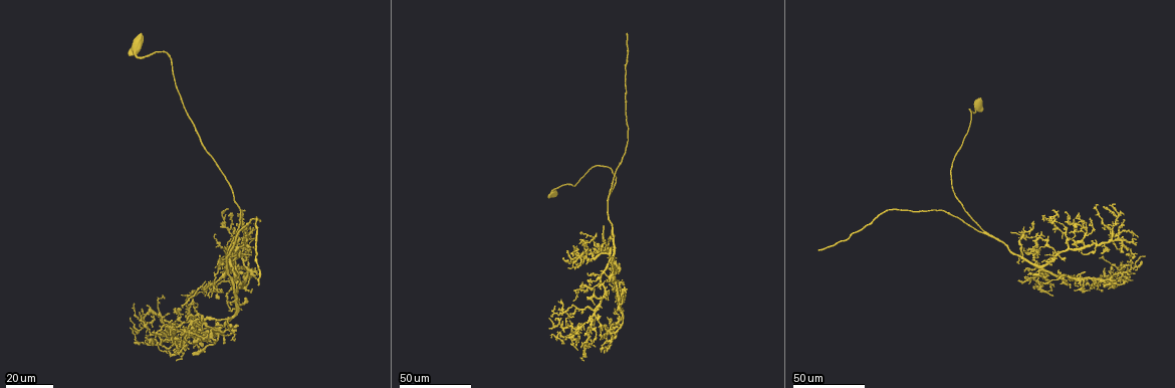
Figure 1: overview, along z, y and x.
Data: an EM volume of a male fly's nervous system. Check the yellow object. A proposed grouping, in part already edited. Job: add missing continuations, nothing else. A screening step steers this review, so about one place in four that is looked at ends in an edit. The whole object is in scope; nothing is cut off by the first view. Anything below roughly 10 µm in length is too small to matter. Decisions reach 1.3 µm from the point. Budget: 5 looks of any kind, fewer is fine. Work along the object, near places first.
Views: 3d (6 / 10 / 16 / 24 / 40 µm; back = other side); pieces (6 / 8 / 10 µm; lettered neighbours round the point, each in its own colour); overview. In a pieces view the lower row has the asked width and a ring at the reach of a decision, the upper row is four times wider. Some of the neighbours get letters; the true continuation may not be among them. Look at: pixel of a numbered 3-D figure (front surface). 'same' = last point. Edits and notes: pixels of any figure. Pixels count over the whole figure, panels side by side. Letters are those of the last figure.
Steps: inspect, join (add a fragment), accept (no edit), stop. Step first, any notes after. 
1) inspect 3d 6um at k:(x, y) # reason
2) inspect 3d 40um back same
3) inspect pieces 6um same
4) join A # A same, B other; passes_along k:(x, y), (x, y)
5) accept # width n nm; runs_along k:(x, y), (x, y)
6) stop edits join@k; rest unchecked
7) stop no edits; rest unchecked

inspect 3d 40um at 1:(259, 285) # long arm stops here

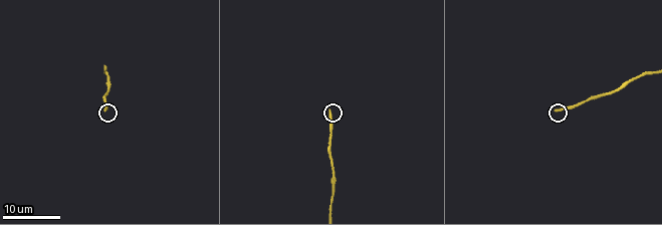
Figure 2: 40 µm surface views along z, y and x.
inspect pieces 6um at 2:(104, 110)

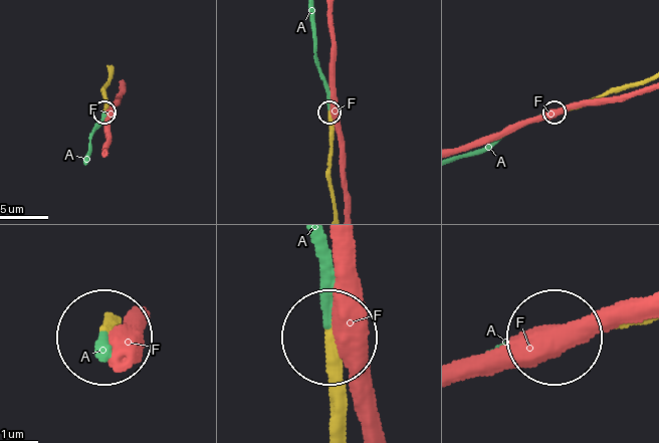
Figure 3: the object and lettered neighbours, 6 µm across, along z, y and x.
join A # A same, F other; passes_along 3:(332, 134), (328, 91), (314, 48), (313, 16); it goes on there

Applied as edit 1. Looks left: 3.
inspect 3d 24um at 1:(1021, 262) # tapers out

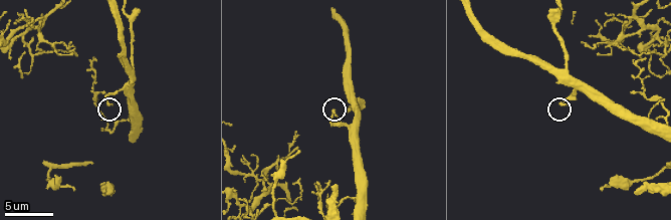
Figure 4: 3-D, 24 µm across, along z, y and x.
inspect pieces 6um at 4:(334, 116)

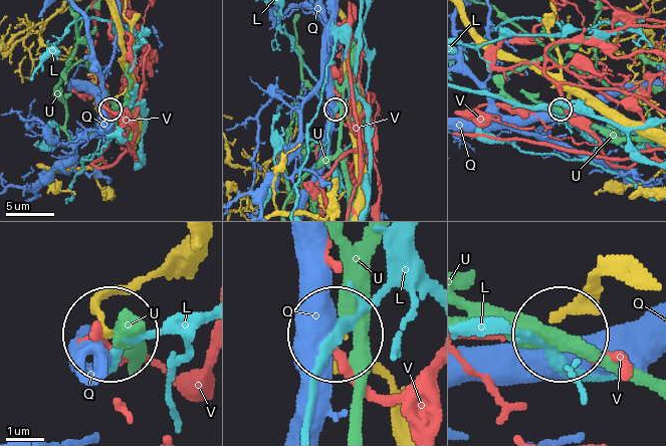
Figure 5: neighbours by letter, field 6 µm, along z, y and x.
accept # L other, Q other, U other, V other; none of them fits

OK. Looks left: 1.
stop edits join@3; rest unchecked

